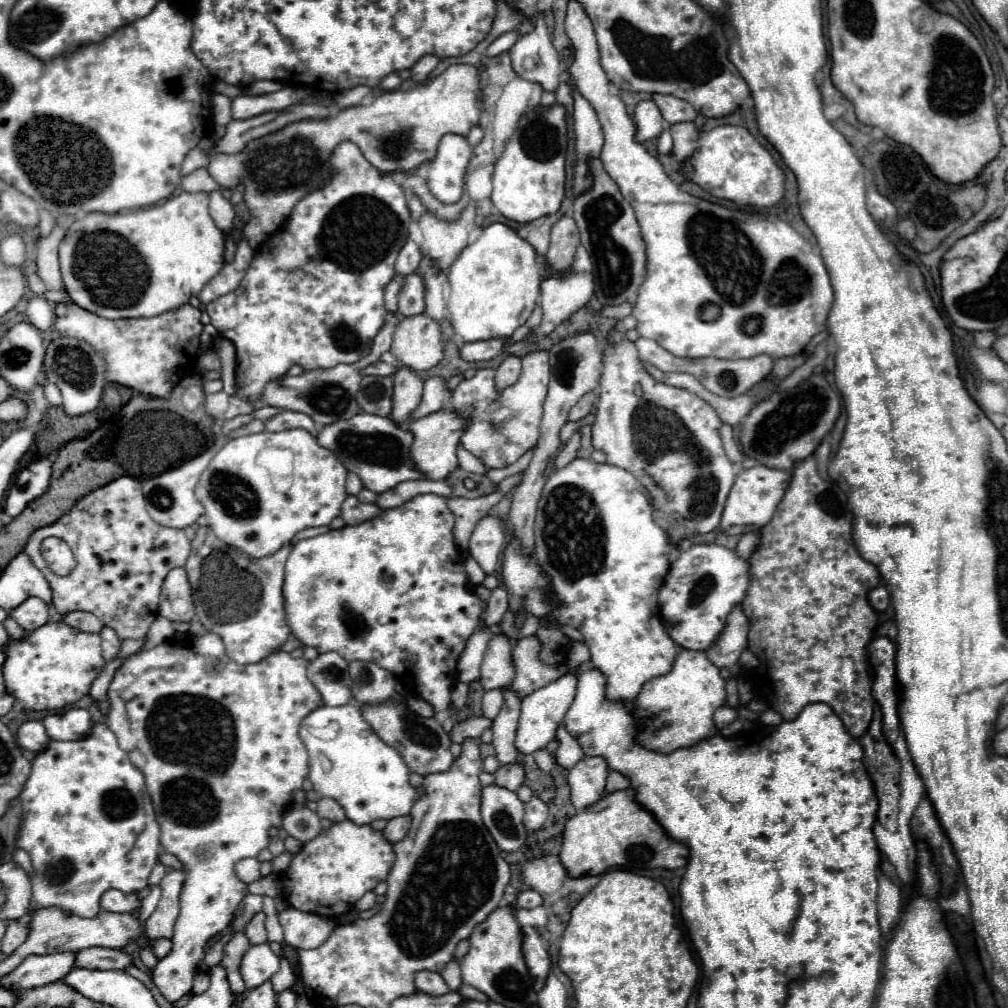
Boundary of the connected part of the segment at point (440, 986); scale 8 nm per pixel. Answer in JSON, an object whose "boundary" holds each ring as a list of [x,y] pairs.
{"boundary":[[[416,971],[414,975],[414,983],[416,983],[416,989],[418,991],[424,991],[428,995],[444,995],[448,993],[448,985],[444,983],[444,979],[440,977],[440,973],[434,973],[434,971]]]}

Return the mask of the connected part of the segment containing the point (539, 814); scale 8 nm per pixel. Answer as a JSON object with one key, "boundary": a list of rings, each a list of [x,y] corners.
{"boundary":[[[532,797],[526,803],[524,825],[528,827],[528,831],[538,831],[538,829],[542,829],[546,819],[548,819],[548,805],[544,801],[540,801],[538,797]]]}

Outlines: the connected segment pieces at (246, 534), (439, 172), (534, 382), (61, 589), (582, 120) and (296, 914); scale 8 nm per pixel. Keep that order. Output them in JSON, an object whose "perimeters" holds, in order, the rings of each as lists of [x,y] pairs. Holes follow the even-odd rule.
{"perimeters":[[[[262,431],[262,433],[254,433],[254,435],[244,435],[244,437],[236,437],[236,439],[230,439],[216,455],[214,459],[210,461],[210,465],[206,467],[206,471],[202,473],[200,477],[200,483],[196,487],[196,497],[198,501],[204,505],[206,509],[206,519],[208,519],[208,527],[214,531],[214,535],[228,543],[230,547],[236,547],[236,549],[242,549],[244,553],[248,553],[250,557],[254,559],[260,559],[260,557],[266,557],[266,555],[272,555],[276,553],[280,547],[288,545],[292,541],[292,537],[306,529],[306,527],[318,527],[318,525],[330,525],[334,517],[340,515],[340,505],[342,501],[346,499],[346,467],[336,459],[336,455],[332,455],[332,451],[328,451],[326,447],[320,447],[316,443],[316,437],[312,437],[308,431],[282,431],[282,433],[270,433],[270,431]]],[[[444,135],[436,159],[428,167],[428,187],[442,203],[456,203],[462,197],[464,175],[468,171],[472,149],[466,137]]],[[[534,351],[524,355],[522,373],[518,381],[502,391],[496,389],[494,383],[494,369],[478,369],[474,377],[464,379],[452,393],[450,409],[466,421],[464,433],[460,443],[472,451],[472,455],[484,459],[488,469],[506,467],[520,459],[530,447],[538,443],[540,437],[540,421],[542,421],[542,405],[548,393],[550,381],[550,367],[548,367],[548,353]],[[498,401],[500,407],[494,413],[488,413],[488,405]]],[[[120,477],[106,487],[100,487],[92,493],[88,493],[84,499],[80,499],[72,511],[62,515],[56,523],[36,529],[28,543],[26,551],[36,563],[36,567],[44,573],[52,587],[52,603],[60,615],[80,609],[80,611],[92,611],[104,625],[116,629],[120,639],[140,639],[146,637],[148,627],[158,615],[158,601],[160,601],[160,587],[164,583],[164,577],[172,567],[182,567],[192,553],[188,537],[182,529],[168,529],[152,521],[148,511],[144,509],[144,493],[140,489],[140,483],[134,477]],[[46,537],[58,537],[64,539],[70,549],[74,551],[74,557],[78,561],[76,569],[66,577],[56,577],[46,561],[40,555],[40,545]]],[[[568,81],[570,89],[572,89],[572,97],[574,97],[574,135],[576,135],[576,153],[580,155],[580,159],[584,159],[584,155],[598,155],[604,143],[604,135],[602,135],[602,127],[598,121],[598,115],[594,111],[594,107],[576,91],[574,83]]],[[[294,907],[278,913],[278,921],[284,929],[284,941],[296,949],[320,947],[336,927],[336,921],[330,917],[304,913]]]]}

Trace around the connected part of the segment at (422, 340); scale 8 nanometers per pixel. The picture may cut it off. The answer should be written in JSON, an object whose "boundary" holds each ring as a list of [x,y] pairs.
{"boundary":[[[426,313],[404,317],[396,329],[390,353],[400,365],[410,367],[416,373],[438,365],[444,357],[442,331],[438,321]]]}

